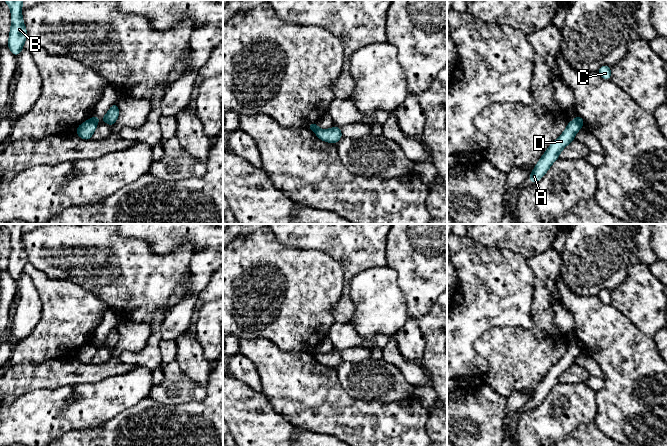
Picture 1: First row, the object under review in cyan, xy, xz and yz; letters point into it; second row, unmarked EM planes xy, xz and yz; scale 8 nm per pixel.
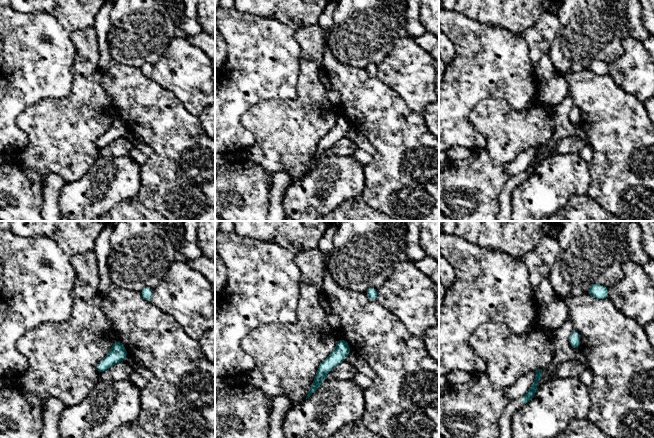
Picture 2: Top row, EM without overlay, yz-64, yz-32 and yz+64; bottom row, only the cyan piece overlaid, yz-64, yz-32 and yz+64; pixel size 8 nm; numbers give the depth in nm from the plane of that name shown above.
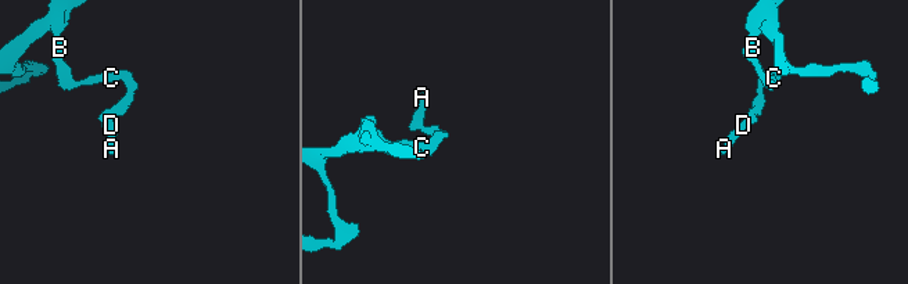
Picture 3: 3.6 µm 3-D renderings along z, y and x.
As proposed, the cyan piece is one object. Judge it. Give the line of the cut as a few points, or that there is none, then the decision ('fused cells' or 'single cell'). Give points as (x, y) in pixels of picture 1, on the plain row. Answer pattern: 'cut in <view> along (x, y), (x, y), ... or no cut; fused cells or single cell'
cut in yz along (575, 342), (582, 350); fused cells

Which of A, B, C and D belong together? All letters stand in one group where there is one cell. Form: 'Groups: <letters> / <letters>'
Groups: A D / B C

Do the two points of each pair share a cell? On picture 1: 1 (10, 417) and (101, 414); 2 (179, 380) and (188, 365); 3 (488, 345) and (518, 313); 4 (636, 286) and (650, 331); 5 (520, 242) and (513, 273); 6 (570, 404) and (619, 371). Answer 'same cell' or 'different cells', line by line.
1: same cell
2: different cells
3: different cells
4: same cell
5: different cells
6: different cells

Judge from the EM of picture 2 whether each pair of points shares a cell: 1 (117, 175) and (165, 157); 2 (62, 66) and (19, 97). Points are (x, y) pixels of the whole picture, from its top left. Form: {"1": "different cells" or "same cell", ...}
{"1": "different cells", "2": "same cell"}

